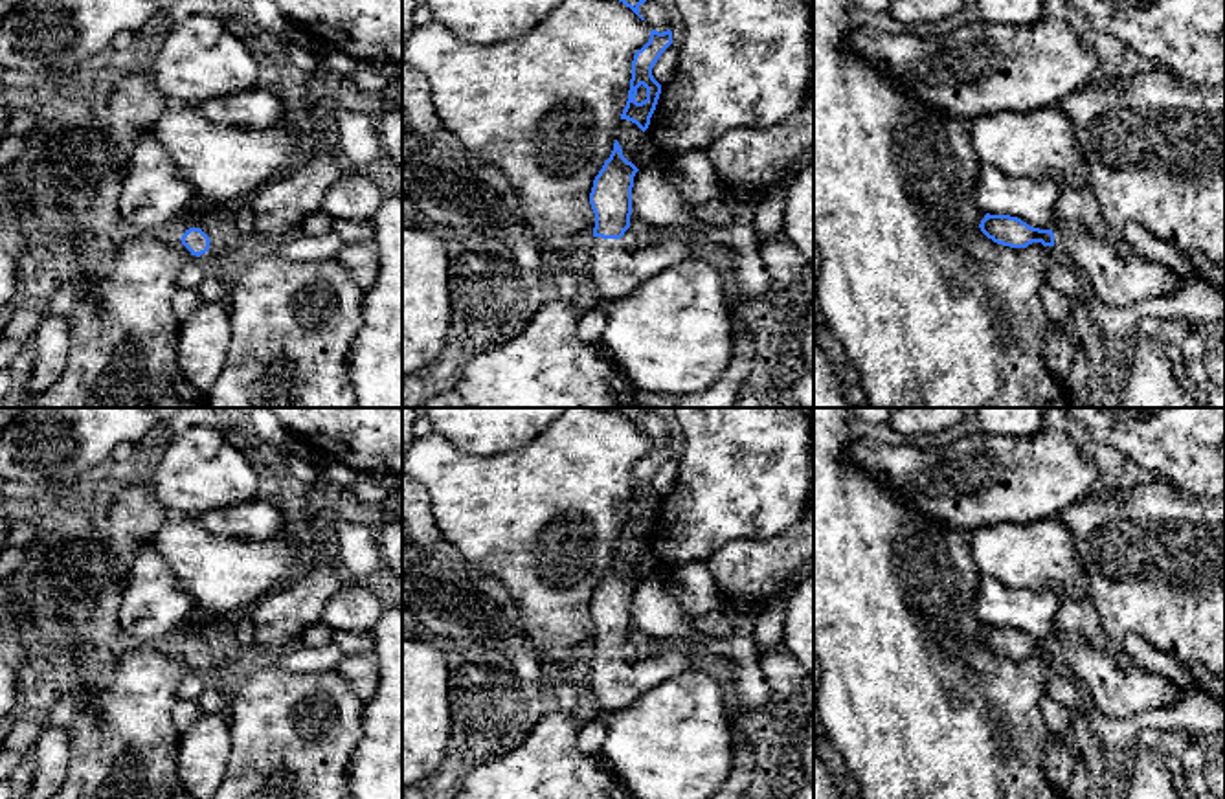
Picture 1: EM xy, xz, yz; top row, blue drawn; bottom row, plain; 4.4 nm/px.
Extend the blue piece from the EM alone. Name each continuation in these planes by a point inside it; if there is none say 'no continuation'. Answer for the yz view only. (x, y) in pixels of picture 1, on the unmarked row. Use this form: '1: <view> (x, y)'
1: yz (1117, 693)

